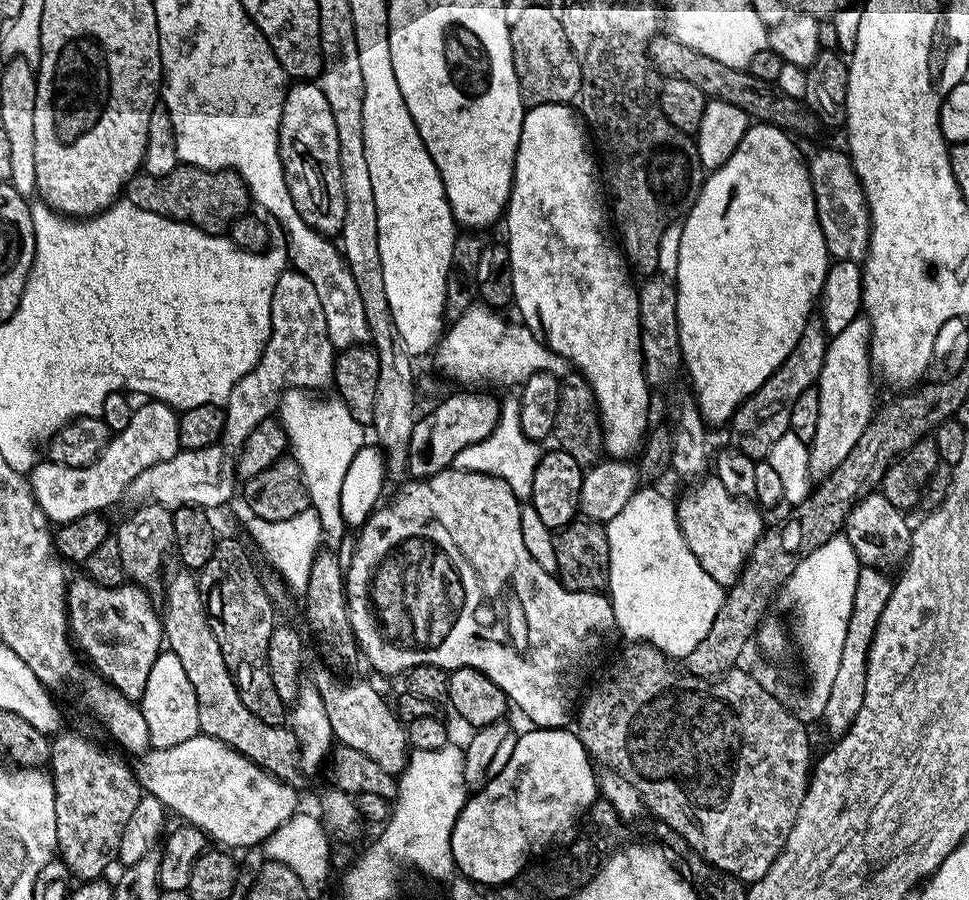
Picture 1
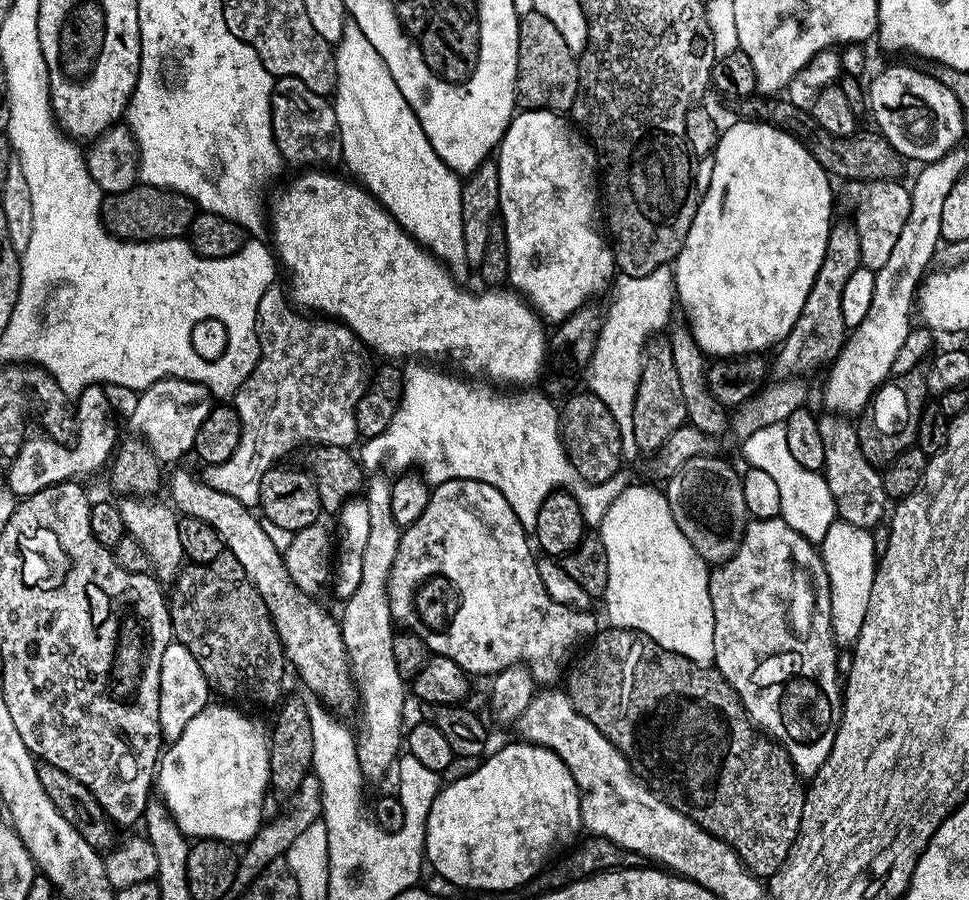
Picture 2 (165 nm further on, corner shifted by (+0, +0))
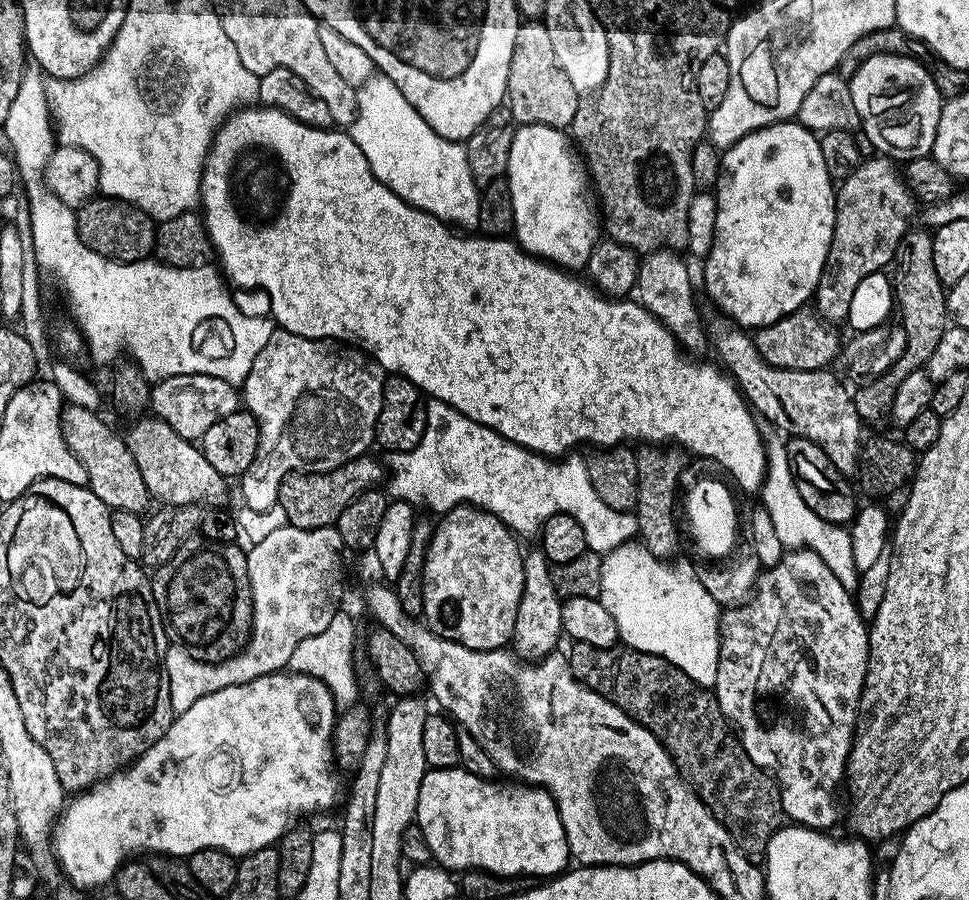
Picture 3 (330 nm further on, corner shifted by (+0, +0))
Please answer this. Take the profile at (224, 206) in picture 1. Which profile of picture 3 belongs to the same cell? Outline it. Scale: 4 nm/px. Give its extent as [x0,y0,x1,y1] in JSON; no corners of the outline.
[75,195,157,264]

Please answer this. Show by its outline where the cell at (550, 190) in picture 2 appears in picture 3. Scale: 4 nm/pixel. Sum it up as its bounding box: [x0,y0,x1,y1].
[506,124,602,269]

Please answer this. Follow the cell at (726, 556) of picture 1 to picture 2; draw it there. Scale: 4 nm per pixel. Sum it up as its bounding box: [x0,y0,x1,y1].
[708,518,842,778]

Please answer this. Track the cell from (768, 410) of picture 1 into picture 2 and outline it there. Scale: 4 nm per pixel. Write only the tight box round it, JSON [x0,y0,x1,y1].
[774,222,861,377]

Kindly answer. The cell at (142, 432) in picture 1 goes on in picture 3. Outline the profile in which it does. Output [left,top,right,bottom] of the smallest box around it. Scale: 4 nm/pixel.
[151,376,242,442]

